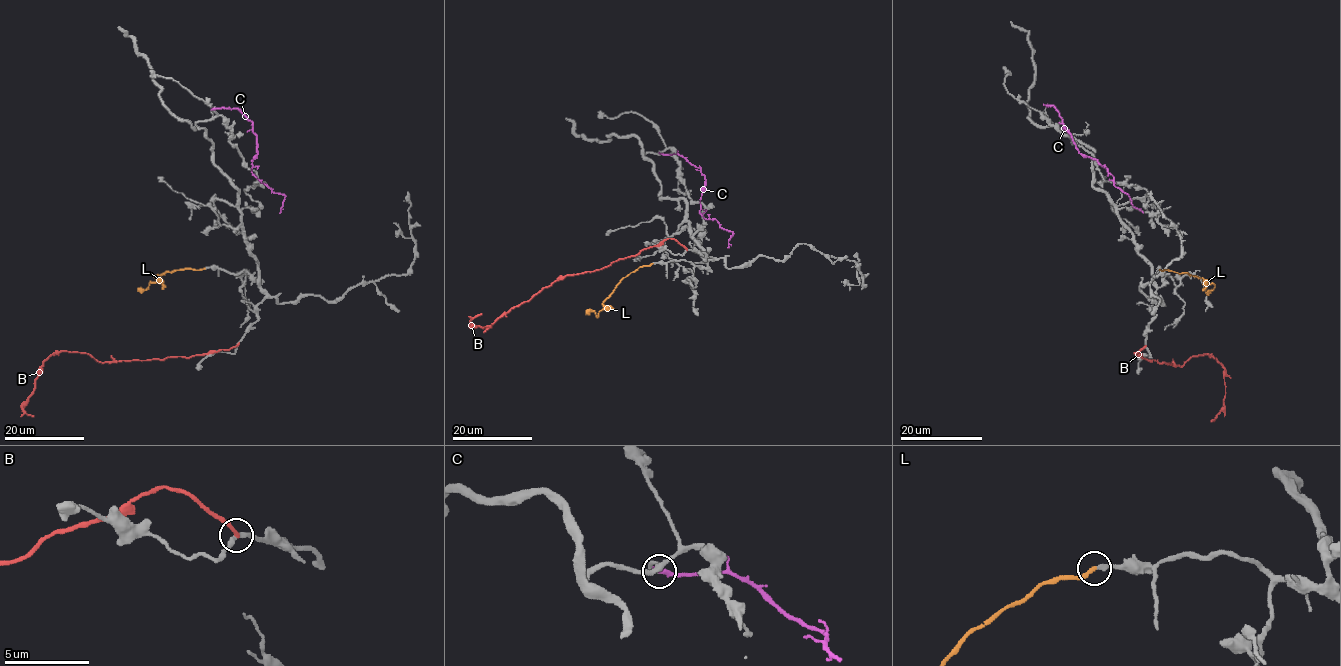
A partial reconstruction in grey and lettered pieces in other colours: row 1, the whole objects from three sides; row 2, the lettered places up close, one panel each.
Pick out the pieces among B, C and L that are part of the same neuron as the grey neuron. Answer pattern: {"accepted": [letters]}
{"accepted": ["L"]}

